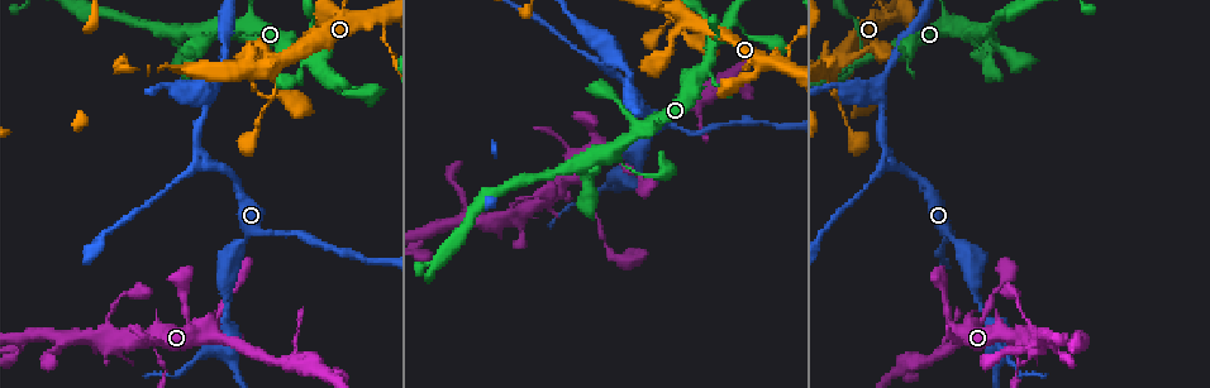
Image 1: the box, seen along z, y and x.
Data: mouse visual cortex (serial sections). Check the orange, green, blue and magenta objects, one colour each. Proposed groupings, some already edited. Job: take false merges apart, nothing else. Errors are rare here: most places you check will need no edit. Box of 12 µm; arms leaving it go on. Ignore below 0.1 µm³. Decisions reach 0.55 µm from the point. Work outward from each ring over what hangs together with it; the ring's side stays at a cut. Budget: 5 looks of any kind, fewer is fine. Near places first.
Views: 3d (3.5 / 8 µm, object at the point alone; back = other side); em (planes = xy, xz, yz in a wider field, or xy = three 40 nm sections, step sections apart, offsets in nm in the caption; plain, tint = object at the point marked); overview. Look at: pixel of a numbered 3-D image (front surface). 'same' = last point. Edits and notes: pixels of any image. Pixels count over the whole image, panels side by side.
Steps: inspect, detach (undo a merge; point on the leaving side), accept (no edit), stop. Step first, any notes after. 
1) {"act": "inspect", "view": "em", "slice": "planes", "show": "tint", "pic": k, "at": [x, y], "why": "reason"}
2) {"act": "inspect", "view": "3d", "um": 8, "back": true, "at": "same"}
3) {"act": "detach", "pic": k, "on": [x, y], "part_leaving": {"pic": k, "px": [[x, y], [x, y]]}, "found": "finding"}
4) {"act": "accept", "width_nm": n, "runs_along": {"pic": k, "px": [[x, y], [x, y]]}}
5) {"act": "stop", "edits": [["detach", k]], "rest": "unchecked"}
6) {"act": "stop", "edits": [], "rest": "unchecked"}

{"act": "inspect", "view": "em", "slice": "xy", "step": 1, "show": "tint", "pic": 1, "at": [271, 100], "why": "three arms meet"}

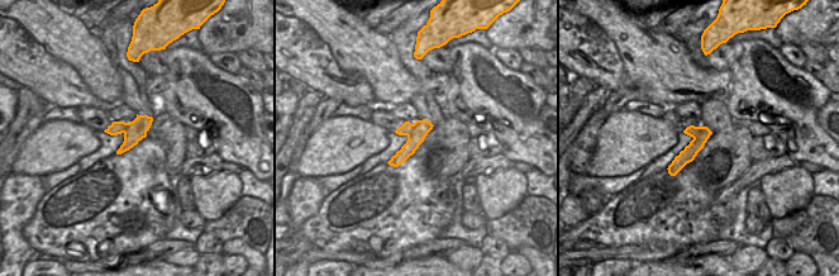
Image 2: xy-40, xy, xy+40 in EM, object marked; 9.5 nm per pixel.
{"act": "inspect", "view": "3d", "um": 3.5, "at": "same"}

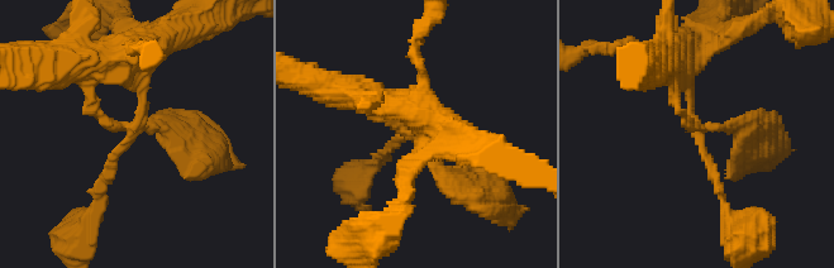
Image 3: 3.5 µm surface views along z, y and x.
{"act": "accept", "runs_along": {"pic": 3, "px": [[373, 105], [467, 183]]}, "found": "continuous, no second cell"}

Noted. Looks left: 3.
{"act": "inspect", "view": "3d", "um": 3.5, "back": true, "pic": 1, "at": [893, 168]}

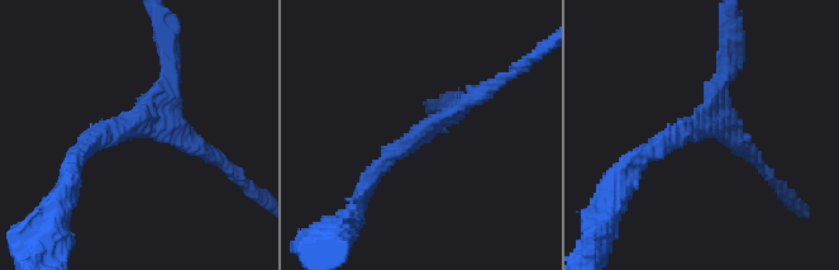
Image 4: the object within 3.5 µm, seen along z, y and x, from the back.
{"act": "inspect", "view": "em", "slice": "planes", "show": "tint", "pic": 4, "at": [416, 136], "arms": 3, "arm_widths_nm": [200, 250, 250], "why": "shape alone is not enough"}

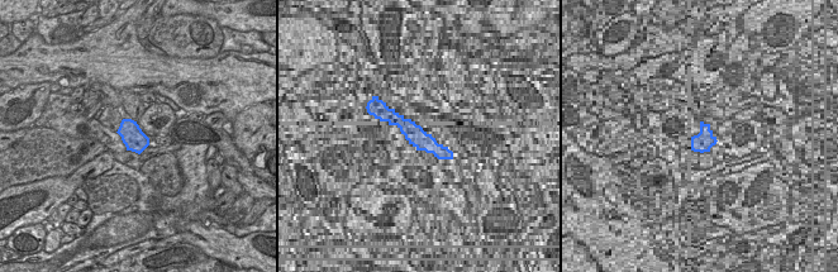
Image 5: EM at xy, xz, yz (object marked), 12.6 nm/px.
{"act": "accept", "runs_along": {"pic": 4, "px": [[76, 155], [130, 127], [170, 61]]}, "found": "one cell here"}

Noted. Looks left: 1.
{"act": "stop", "edits": [], "rest": "unchecked"}

